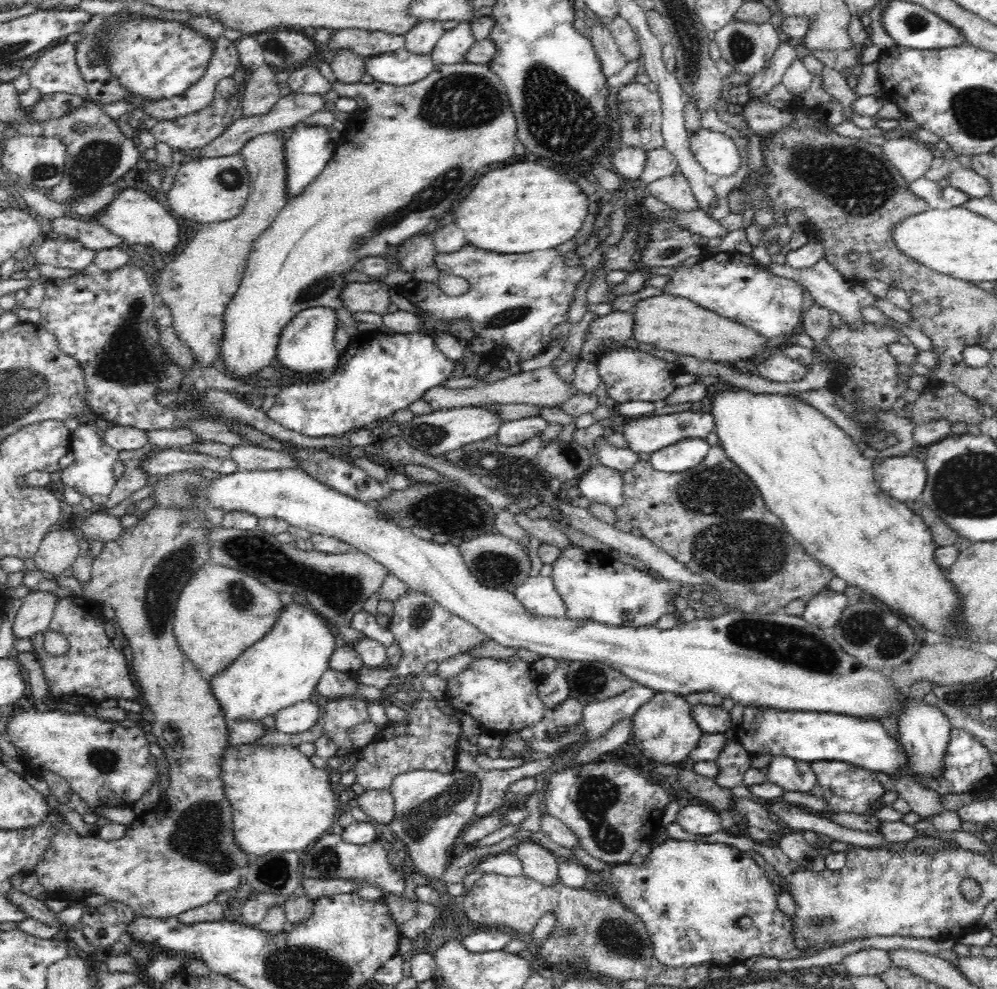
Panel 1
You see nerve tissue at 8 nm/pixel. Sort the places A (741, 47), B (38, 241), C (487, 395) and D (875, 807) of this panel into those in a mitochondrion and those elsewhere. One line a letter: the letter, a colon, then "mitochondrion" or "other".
A: mitochondrion
B: other
C: other
D: other

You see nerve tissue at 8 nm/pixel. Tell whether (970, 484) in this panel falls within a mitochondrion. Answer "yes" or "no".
yes

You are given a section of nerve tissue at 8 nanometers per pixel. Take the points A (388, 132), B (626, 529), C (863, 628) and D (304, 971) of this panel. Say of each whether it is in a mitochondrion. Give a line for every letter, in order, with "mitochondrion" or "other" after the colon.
A: other
B: other
C: mitochondrion
D: mitochondrion

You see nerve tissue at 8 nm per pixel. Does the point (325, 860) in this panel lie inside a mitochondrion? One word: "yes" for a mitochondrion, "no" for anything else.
yes

